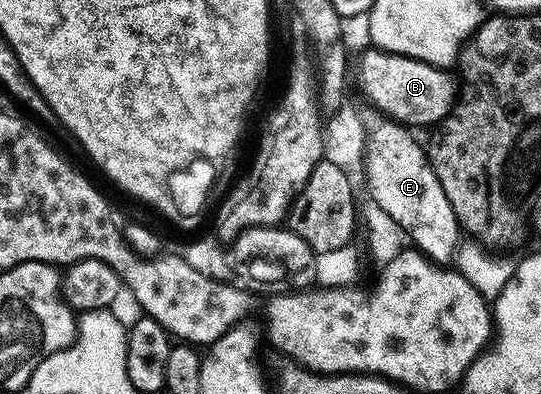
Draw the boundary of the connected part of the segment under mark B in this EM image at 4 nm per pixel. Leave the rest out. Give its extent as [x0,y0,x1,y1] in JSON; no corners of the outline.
[358,49,460,129]

